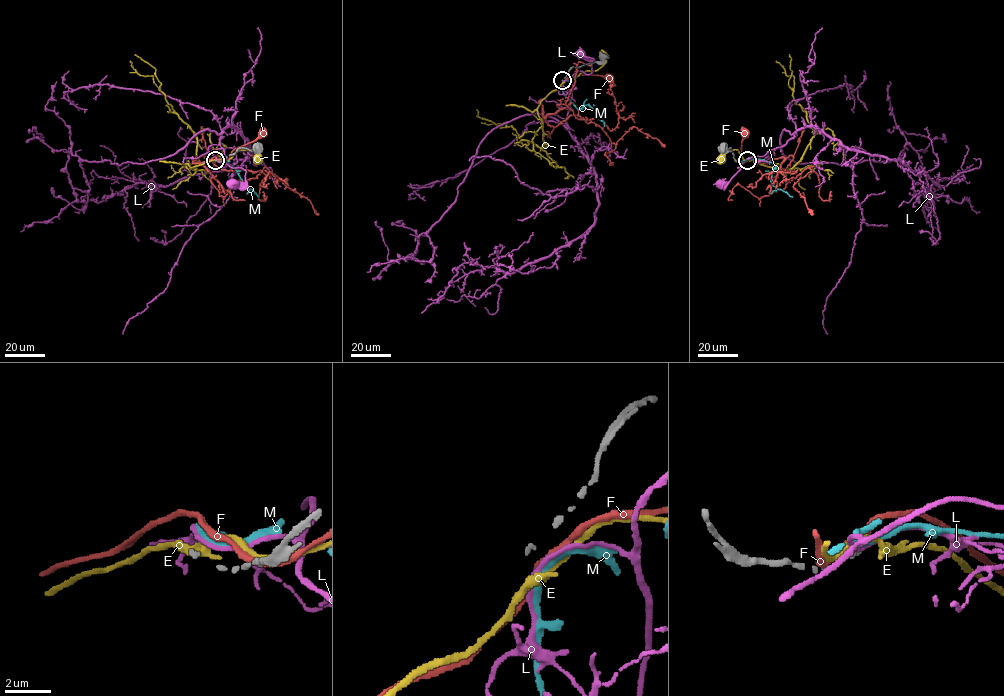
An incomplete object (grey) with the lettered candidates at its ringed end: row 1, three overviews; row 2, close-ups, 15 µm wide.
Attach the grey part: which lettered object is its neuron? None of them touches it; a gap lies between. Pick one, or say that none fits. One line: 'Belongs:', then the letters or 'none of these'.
Belongs: none of these

